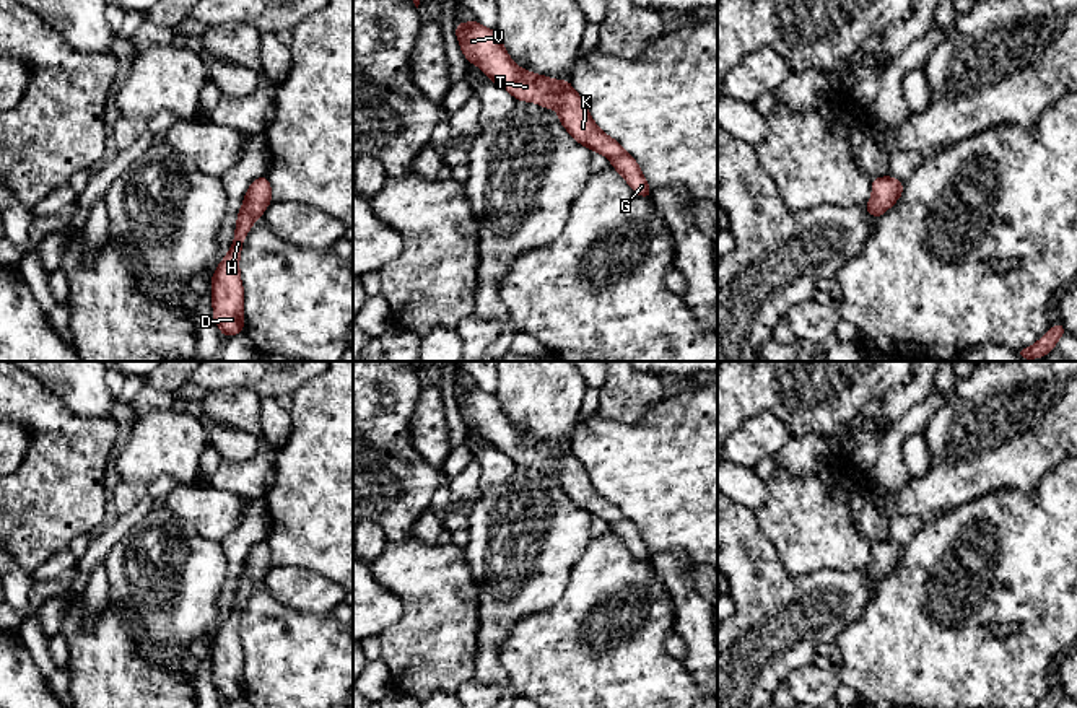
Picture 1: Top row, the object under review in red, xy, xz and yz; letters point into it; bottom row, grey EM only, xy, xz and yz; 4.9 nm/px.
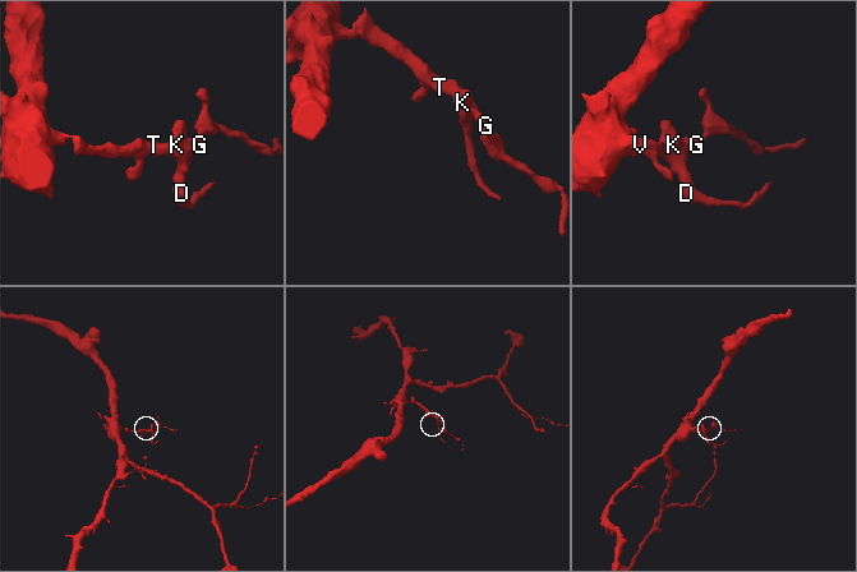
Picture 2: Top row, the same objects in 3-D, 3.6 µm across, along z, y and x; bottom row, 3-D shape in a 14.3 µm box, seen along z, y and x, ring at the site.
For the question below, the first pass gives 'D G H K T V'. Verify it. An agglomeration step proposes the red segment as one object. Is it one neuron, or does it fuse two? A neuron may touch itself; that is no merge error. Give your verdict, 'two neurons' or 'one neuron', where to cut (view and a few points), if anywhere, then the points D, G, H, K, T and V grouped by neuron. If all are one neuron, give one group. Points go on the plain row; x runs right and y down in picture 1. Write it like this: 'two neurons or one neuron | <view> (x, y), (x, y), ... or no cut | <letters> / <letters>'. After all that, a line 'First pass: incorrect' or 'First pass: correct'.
one neuron | no cut | D G H K T V
First pass: correct

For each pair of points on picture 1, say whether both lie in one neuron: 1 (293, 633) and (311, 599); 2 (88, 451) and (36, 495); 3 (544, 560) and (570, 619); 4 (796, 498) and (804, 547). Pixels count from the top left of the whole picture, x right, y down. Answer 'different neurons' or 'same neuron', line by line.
1: different neurons
2: same neuron
3: different neurons
4: same neuron

